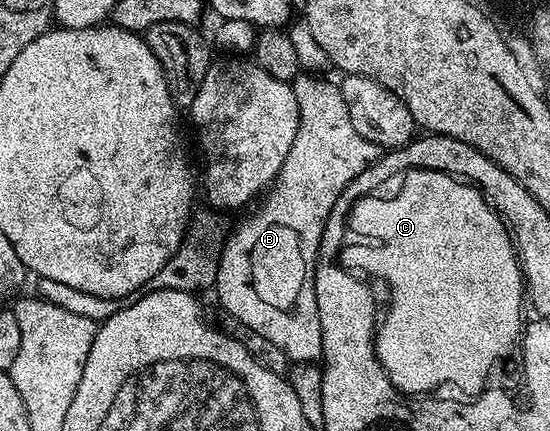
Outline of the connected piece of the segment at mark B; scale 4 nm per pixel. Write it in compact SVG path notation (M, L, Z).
M301 74L291 81L300 110L294 146L290 146L290 154L286 154L282 170L263 197L264 205L249 220L242 221L232 237L223 241L224 249L220 252L220 265L214 285L214 293L216 292L228 316L238 318L242 326L250 326L250 330L274 342L274 346L278 346L278 350L282 350L289 361L301 364L319 361L324 354L318 302L314 294L318 271L316 259L320 256L324 227L327 226L340 195L344 191L347 193L358 174L362 174L362 170L369 168L382 155L379 144L362 138L362 134L354 130L354 122L350 122L350 110L346 106L346 98L342 98L339 83L331 84L324 79L328 78L320 74Z

